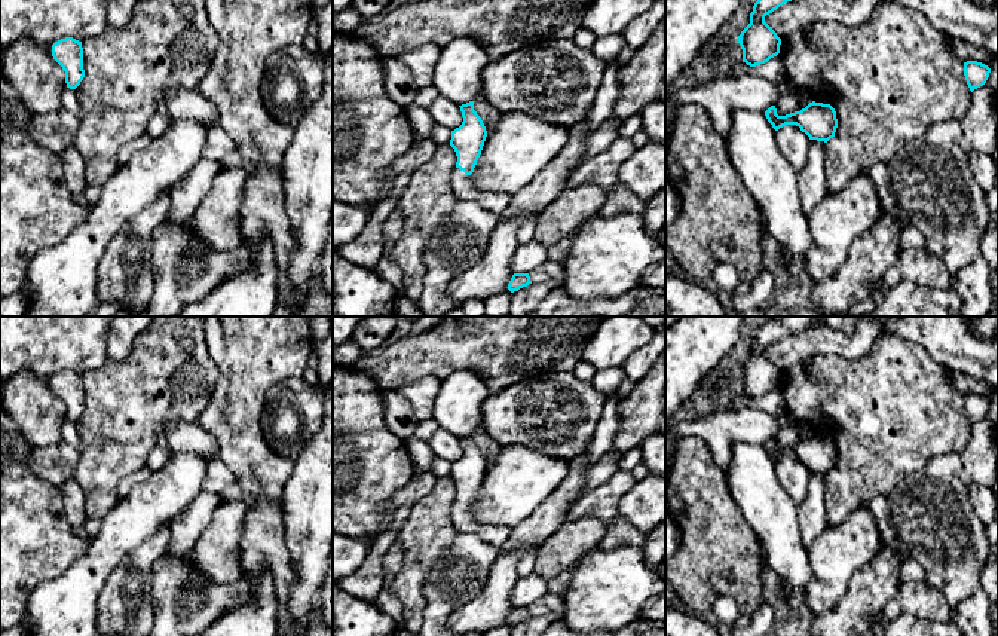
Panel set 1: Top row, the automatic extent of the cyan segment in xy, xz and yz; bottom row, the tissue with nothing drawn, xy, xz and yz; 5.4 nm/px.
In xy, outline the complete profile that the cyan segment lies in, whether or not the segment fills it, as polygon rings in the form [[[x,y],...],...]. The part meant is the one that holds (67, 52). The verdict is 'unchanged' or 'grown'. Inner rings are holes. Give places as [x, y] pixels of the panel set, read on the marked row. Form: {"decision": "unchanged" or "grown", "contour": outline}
{"decision": "unchanged", "contour": [[[61,39],[52,45],[52,56],[65,71],[67,88],[76,89],[85,77],[82,42]]]}

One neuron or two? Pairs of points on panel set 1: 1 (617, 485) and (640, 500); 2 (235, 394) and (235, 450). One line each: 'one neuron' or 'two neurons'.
1: two neurons
2: one neuron

